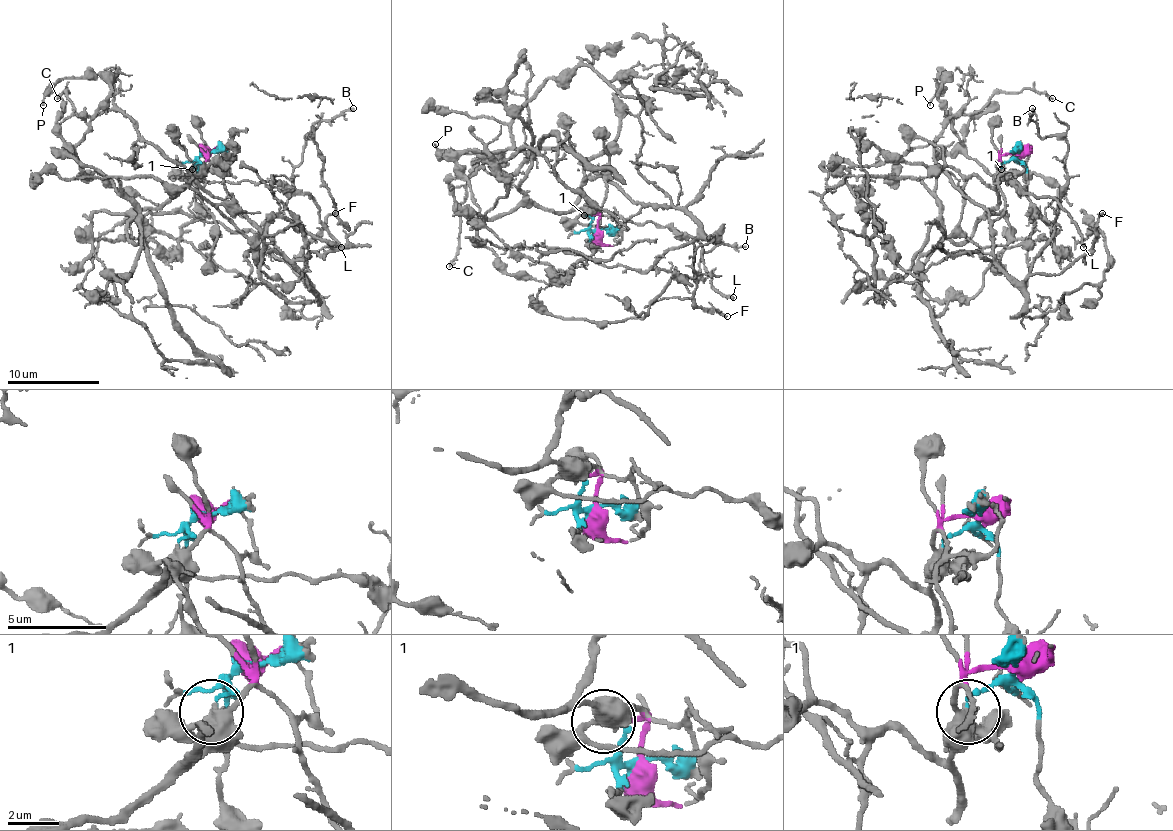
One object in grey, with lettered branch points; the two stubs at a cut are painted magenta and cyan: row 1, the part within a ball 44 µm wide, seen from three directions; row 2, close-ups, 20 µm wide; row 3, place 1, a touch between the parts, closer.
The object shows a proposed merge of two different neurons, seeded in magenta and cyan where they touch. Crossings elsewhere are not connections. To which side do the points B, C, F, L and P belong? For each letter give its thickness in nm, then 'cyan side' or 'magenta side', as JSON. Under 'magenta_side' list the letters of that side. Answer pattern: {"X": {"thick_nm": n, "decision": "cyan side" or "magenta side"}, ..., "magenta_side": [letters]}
{"B": {"thick_nm": 190, "decision": "magenta side"}, "C": {"thick_nm": 200, "decision": "magenta side"}, "F": {"thick_nm": 200, "decision": "magenta side"}, "L": {"thick_nm": 200, "decision": "cyan side"}, "P": {"thick_nm": 130, "decision": "magenta side"}, "magenta_side": ["B", "C", "F", "P"]}

